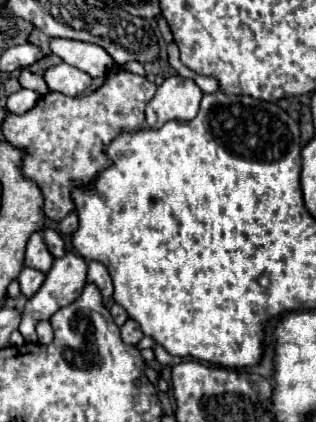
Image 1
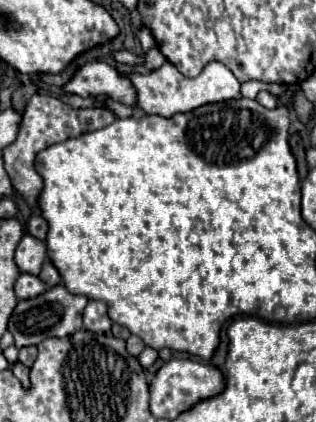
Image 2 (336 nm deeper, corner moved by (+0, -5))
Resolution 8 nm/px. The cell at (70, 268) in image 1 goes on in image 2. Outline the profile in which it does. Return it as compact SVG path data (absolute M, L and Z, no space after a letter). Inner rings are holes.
M54 285L46 289L40 297L18 301L12 319L8 323L8 329L14 335L14 345L22 349L26 345L38 345L48 337L70 337L72 333L82 329L82 311L86 303L88 297L74 295L64 285Z

